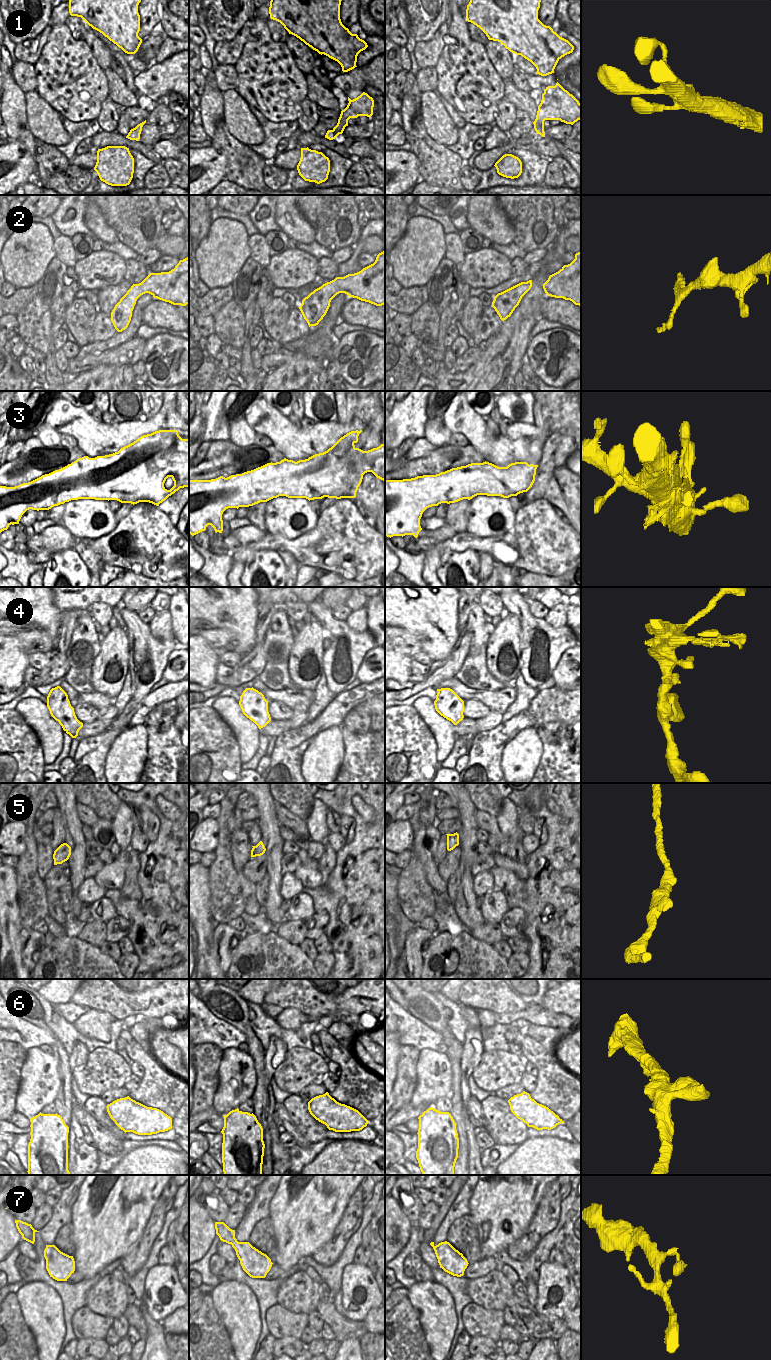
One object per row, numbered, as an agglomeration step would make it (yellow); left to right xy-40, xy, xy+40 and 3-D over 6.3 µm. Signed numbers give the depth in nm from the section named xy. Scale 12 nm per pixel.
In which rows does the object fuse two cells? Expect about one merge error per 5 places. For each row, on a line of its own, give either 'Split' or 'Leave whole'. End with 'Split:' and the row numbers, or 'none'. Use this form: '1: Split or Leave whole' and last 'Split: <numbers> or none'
1: Leave whole
2: Leave whole
3: Split
4: Leave whole
5: Leave whole
6: Split
7: Leave whole
Split: 3, 6.

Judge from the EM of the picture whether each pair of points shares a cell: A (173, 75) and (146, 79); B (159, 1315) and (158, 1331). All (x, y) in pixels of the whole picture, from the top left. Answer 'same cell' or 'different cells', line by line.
A: same cell
B: different cells

